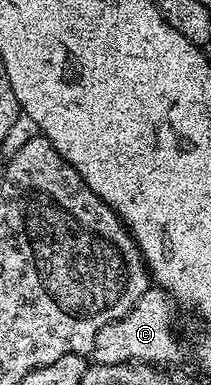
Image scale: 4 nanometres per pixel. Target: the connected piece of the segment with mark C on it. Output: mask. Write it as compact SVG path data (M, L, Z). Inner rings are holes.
M149 288L129 314L106 324L106 328L98 332L96 346L90 355L91 361L98 366L143 362L157 368L171 367L171 362L180 358L180 342L172 327L172 306L174 300L165 290Z

